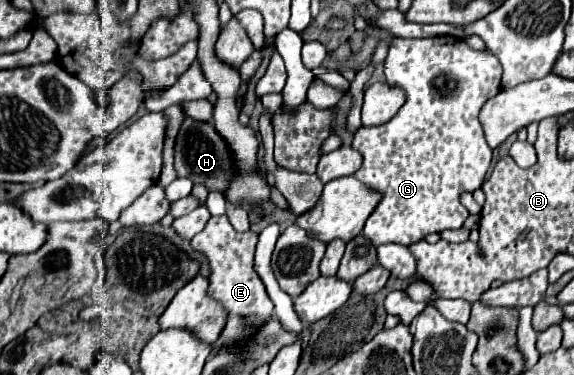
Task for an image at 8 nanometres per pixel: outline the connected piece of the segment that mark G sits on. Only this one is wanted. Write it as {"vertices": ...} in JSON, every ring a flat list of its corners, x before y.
{"vertices":[[454,36,406,40,394,38,384,60,390,86,406,90,406,104,386,124,360,128,352,148,362,152,364,164,354,174,366,186,384,194,364,226,372,244,416,244,428,234,454,230,464,224,468,210,460,204,462,192,482,186,492,160,478,112,500,88,500,62,486,50,472,50]]}

